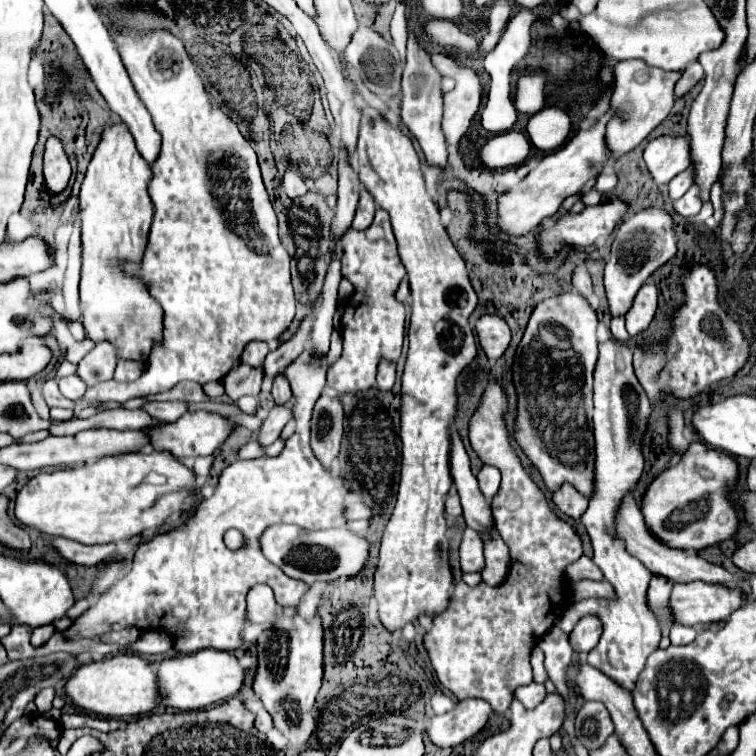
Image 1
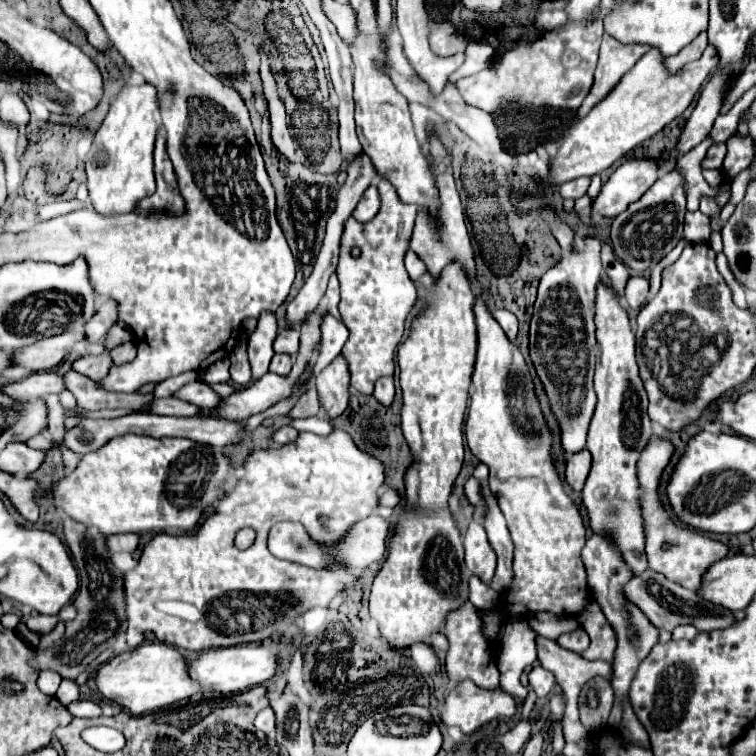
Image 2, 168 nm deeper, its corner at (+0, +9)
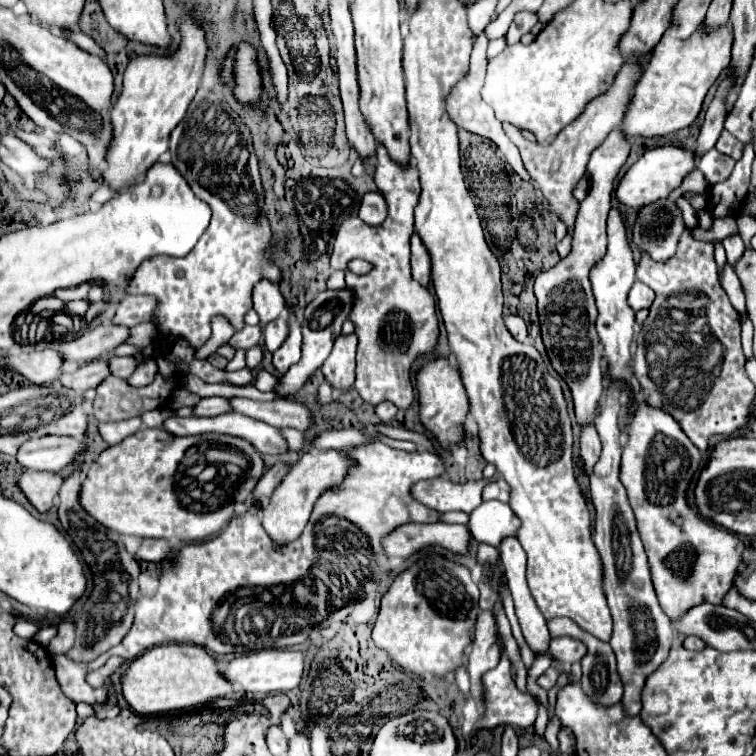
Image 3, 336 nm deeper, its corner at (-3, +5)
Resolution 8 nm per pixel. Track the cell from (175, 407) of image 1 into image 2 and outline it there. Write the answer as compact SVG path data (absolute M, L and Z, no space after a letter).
M194 380L194 382L188 382L186 386L182 386L174 396L178 398L184 398L186 402L192 402L204 410L214 410L220 406L220 400L222 396L216 394L212 390L212 386L204 380Z

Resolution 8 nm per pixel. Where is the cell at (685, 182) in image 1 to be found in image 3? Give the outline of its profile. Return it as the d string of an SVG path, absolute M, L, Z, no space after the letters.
M723 130L723 134L719 136L715 148L717 148L721 154L731 156L733 160L739 160L739 158L741 158L741 152L743 152L743 142L739 142L735 136L731 136L727 130Z

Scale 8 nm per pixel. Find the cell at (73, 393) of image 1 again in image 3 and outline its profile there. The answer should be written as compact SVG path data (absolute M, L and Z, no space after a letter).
M113 356L113 358L109 358L111 374L117 376L117 378L129 378L129 376L133 374L133 370L135 370L137 364L139 364L139 362L137 362L135 358L131 358L131 356L125 356L125 358Z

